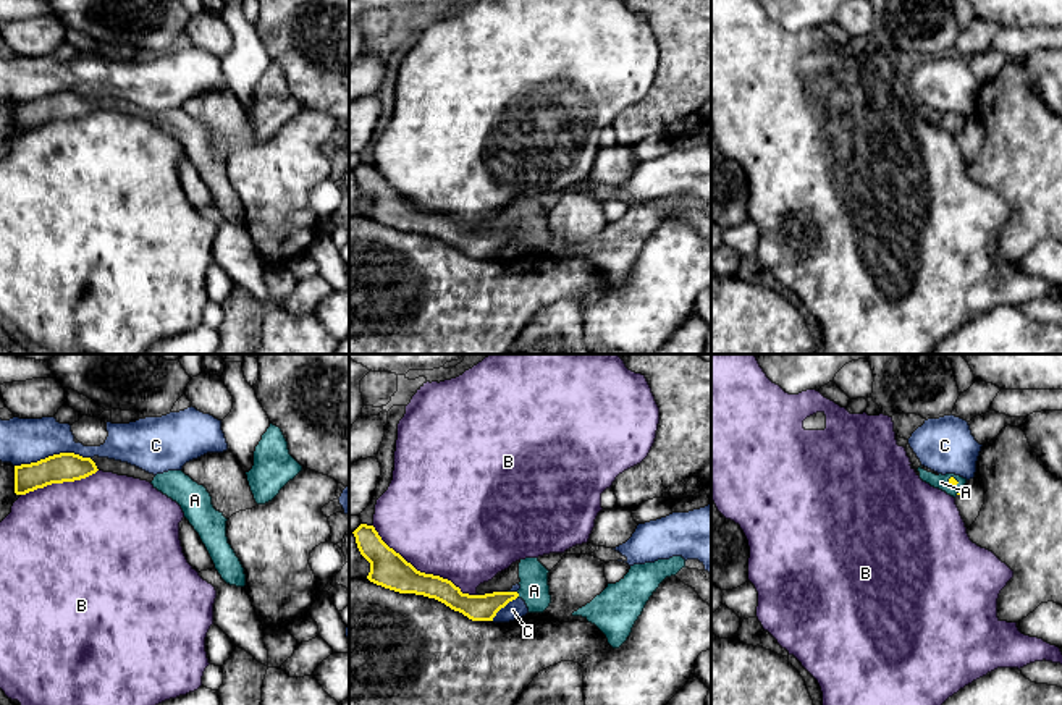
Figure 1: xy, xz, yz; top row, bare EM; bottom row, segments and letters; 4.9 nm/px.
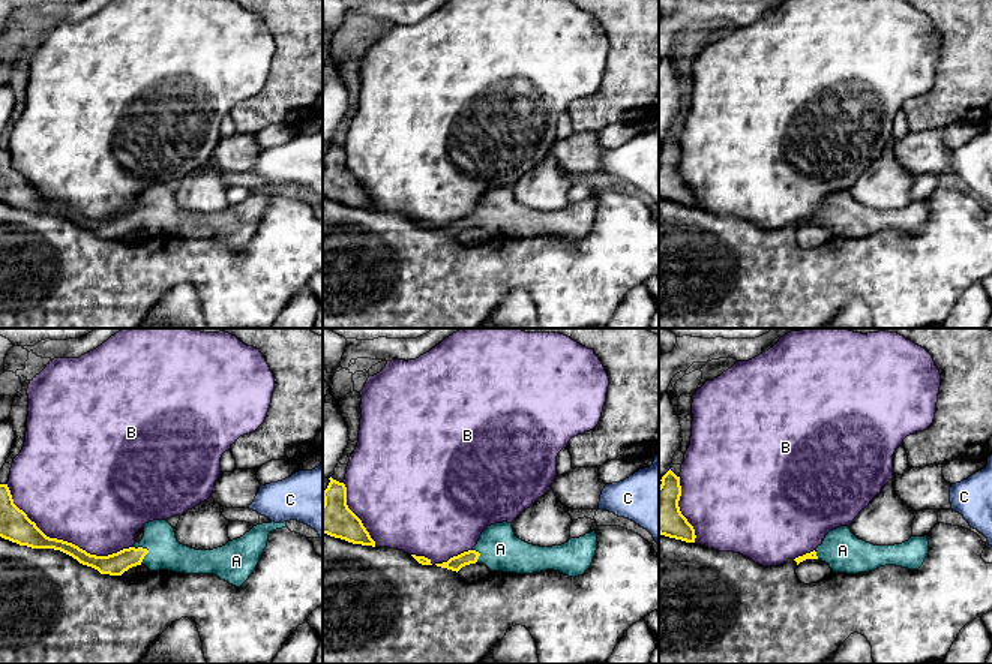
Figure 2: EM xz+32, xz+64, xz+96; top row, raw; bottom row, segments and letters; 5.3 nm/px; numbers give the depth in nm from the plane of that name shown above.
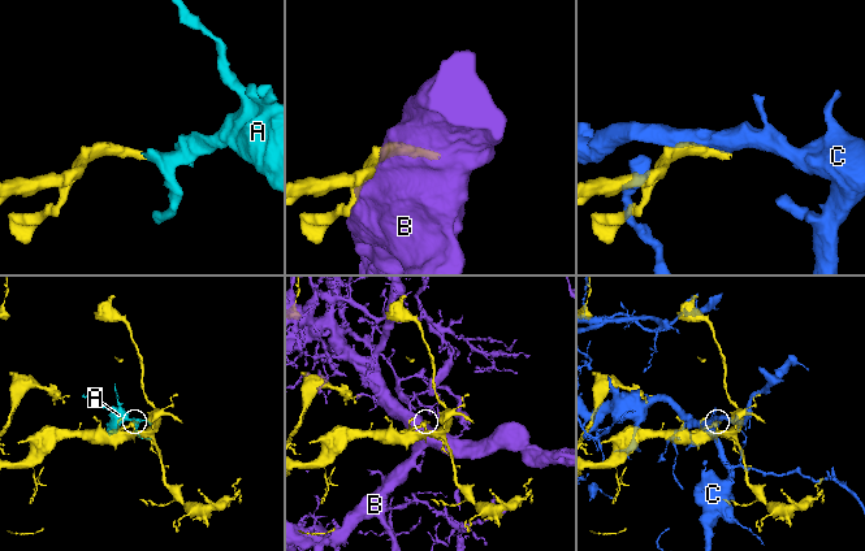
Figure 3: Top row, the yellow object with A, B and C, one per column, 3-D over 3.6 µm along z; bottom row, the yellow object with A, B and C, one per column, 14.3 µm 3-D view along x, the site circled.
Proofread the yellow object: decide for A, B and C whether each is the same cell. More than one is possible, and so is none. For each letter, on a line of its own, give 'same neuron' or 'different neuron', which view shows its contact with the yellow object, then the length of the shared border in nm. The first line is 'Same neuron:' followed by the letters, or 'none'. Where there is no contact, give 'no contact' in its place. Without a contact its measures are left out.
Same neuron: A
A: same neuron; meets yellow in yz; contact 70 nm long
B: different neuron; meets yellow in xz; contact 650 nm long
C: different neuron; meets yellow in xy; contact 380 nm long

